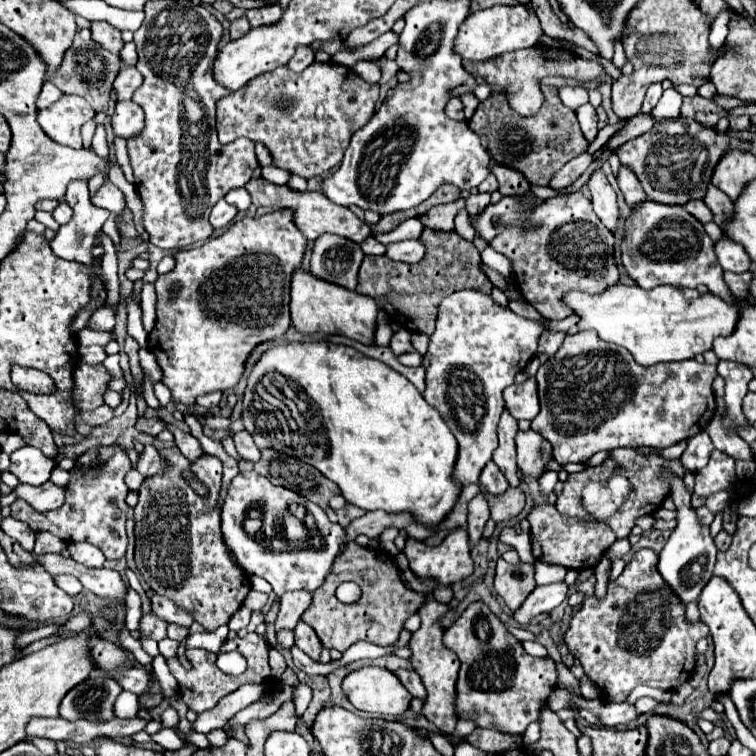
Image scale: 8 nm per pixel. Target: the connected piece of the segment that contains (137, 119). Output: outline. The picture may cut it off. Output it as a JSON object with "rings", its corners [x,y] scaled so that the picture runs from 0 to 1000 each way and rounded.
{"rings":[[[176,132],[155,135],[147,164],[155,180],[173,183],[176,177],[184,177],[189,172],[189,146]]]}

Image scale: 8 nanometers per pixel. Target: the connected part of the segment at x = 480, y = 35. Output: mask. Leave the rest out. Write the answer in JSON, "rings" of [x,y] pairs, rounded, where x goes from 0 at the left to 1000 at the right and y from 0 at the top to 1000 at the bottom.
{"rings":[[[692,5],[652,8],[652,11],[626,16],[615,26],[615,32],[610,32],[607,45],[604,45],[604,56],[602,56],[602,66],[610,71],[612,79],[639,82],[639,79],[663,74],[676,66],[708,61],[716,48],[718,48],[718,40],[716,40],[716,29],[713,29],[710,19],[700,16]]]}

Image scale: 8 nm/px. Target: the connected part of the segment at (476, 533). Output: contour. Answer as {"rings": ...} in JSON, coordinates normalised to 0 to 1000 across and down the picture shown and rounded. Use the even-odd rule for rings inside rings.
{"rings":[[[631,653],[623,664],[620,664],[620,720],[628,722],[636,714],[639,706],[639,696],[647,688],[647,669],[642,664],[642,659],[636,653]]]}

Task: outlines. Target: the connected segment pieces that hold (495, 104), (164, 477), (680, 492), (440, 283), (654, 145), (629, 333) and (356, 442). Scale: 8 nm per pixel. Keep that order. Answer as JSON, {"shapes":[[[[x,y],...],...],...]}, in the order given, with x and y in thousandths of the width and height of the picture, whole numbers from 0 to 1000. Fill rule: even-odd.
{"shapes":[[[[718,111],[716,119],[721,124],[721,135],[708,153],[697,156],[684,151],[673,143],[668,124],[655,119],[631,140],[620,167],[631,177],[647,177],[647,198],[655,214],[689,225],[702,243],[726,246],[726,238],[737,225],[779,196],[779,185],[771,180],[761,148],[742,135],[737,116]]],[[[234,590],[213,595],[213,603],[221,606],[229,619],[194,632],[184,648],[184,667],[179,669],[179,743],[205,786],[229,794],[274,836],[284,836],[290,828],[303,825],[332,780],[329,765],[303,738],[290,701],[292,683],[287,656],[292,648],[292,608],[266,601],[253,611]],[[245,624],[266,635],[274,646],[274,656],[263,656],[253,646],[245,635]]],[[[874,619],[874,630],[888,643],[885,656],[890,659],[890,664],[896,669],[896,698],[890,701],[890,706],[885,709],[885,714],[880,717],[880,722],[877,722],[874,733],[872,733],[869,754],[877,762],[877,767],[885,772],[885,778],[896,786],[901,799],[909,802],[911,796],[922,796],[930,775],[943,762],[948,725],[946,725],[946,717],[943,717],[943,712],[938,706],[938,698],[930,698],[922,690],[922,680],[919,680],[919,675],[914,669],[914,651],[906,646],[903,635],[885,619]]],[[[560,302],[554,317],[562,325],[562,339],[557,347],[544,349],[541,354],[530,347],[515,344],[512,339],[483,339],[485,344],[480,344],[475,354],[472,386],[496,394],[499,405],[509,410],[515,423],[525,426],[528,431],[544,439],[560,439],[570,444],[578,423],[578,405],[589,392],[612,381],[649,389],[652,376],[636,357],[634,331],[623,320],[612,317],[604,307]]],[[[901,159],[901,161],[882,161],[874,167],[866,167],[864,172],[827,188],[813,201],[821,212],[821,217],[829,217],[837,222],[837,228],[843,230],[858,265],[880,267],[880,270],[906,270],[911,262],[927,265],[933,259],[933,246],[940,238],[948,209],[954,209],[954,204],[964,196],[991,198],[991,190],[978,183],[970,183],[964,177],[954,177],[943,169],[927,167],[925,161]],[[861,204],[866,204],[866,206],[869,204],[896,204],[896,209],[874,214],[869,206],[869,212],[864,214]]],[[[813,376],[792,389],[753,384],[742,399],[766,418],[766,437],[787,437],[795,450],[829,460],[848,484],[909,476],[930,468],[940,463],[948,444],[964,444],[975,426],[972,405],[940,386],[925,389],[922,384],[896,378],[866,378],[853,384],[845,378]]],[[[411,450],[411,452],[380,452],[380,455],[361,455],[356,463],[351,463],[345,468],[345,474],[335,481],[332,495],[327,500],[329,511],[340,511],[340,505],[345,503],[348,495],[353,495],[356,489],[366,489],[372,492],[377,500],[388,500],[388,505],[393,505],[393,511],[398,511],[403,516],[403,521],[409,521],[409,526],[414,526],[414,532],[419,532],[419,540],[425,542],[425,558],[430,556],[430,569],[433,569],[433,579],[435,579],[435,601],[427,608],[417,608],[411,606],[409,614],[419,622],[425,622],[425,627],[430,627],[435,635],[440,635],[448,646],[451,653],[459,664],[480,672],[480,675],[509,675],[509,677],[544,677],[549,683],[552,690],[560,690],[565,696],[575,696],[586,688],[589,680],[597,677],[597,672],[602,669],[604,659],[607,659],[607,640],[602,640],[597,635],[597,624],[599,624],[599,614],[604,606],[604,582],[599,579],[594,563],[589,561],[589,556],[578,548],[578,542],[573,542],[557,524],[557,519],[528,492],[522,492],[520,487],[515,487],[512,481],[501,479],[501,476],[491,476],[480,468],[475,468],[470,460],[456,458],[456,455],[440,455],[435,450]]]]}

